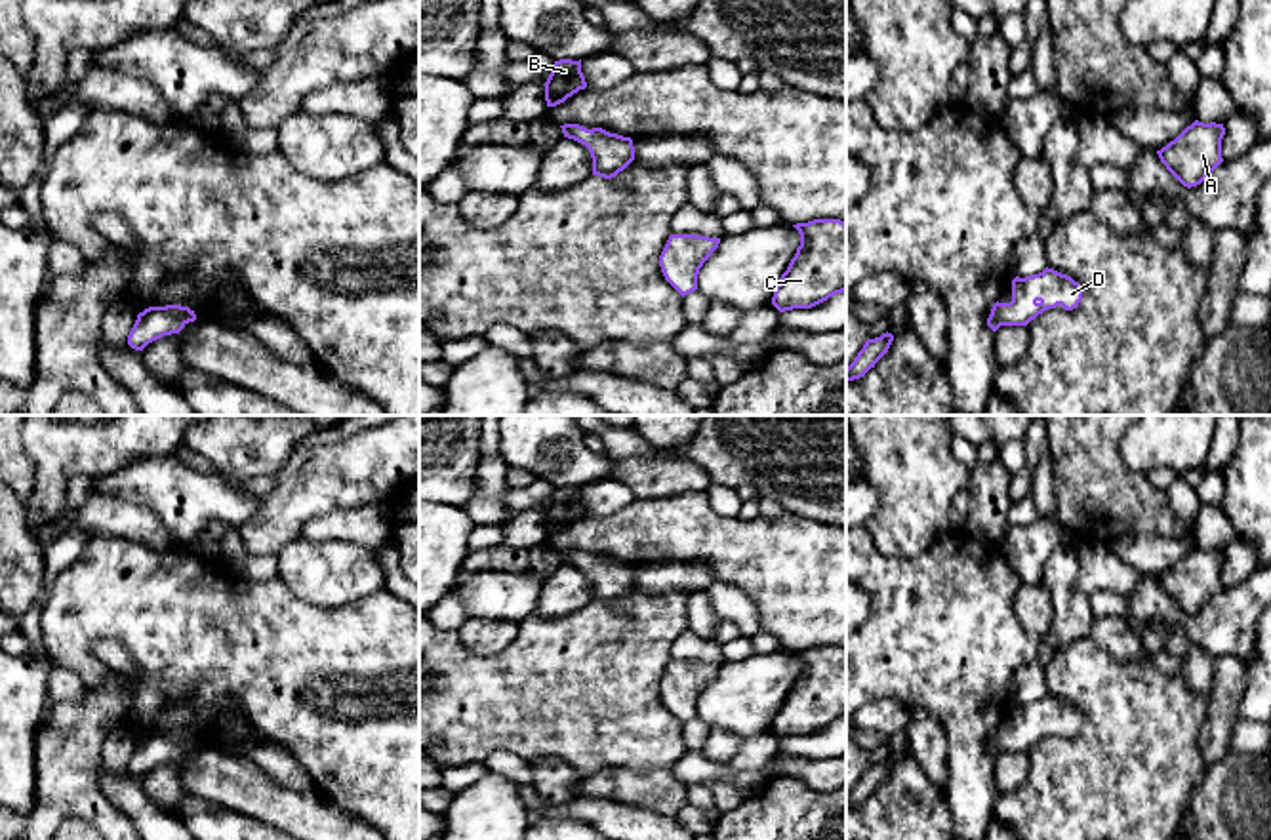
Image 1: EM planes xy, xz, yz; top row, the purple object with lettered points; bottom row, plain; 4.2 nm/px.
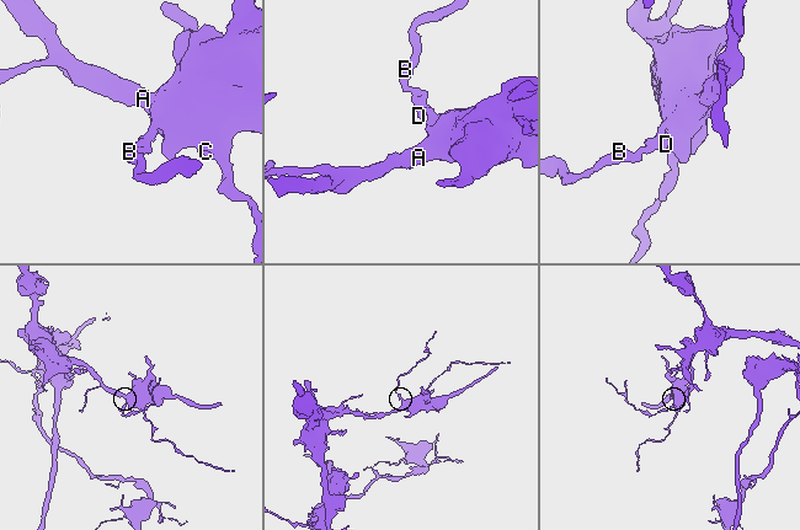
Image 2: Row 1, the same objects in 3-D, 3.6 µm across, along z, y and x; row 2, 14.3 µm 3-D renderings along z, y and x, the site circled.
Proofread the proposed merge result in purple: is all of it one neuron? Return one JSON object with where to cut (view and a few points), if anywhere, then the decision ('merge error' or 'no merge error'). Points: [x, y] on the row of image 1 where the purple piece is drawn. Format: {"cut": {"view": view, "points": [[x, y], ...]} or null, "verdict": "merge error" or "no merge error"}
{"cut": null, "verdict": "no merge error"}

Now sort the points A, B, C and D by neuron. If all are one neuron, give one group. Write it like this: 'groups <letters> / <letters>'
groups A B C D

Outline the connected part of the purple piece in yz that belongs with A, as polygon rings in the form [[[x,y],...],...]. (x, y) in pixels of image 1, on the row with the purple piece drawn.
[[[1195,120],[1157,150],[1166,170],[1187,189],[1200,185],[1221,162],[1223,124]]]

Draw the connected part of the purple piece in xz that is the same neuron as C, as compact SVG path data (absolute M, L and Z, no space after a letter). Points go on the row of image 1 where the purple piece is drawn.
M814 219L793 227L800 234L800 246L772 297L779 312L812 309L846 291L846 223Z

